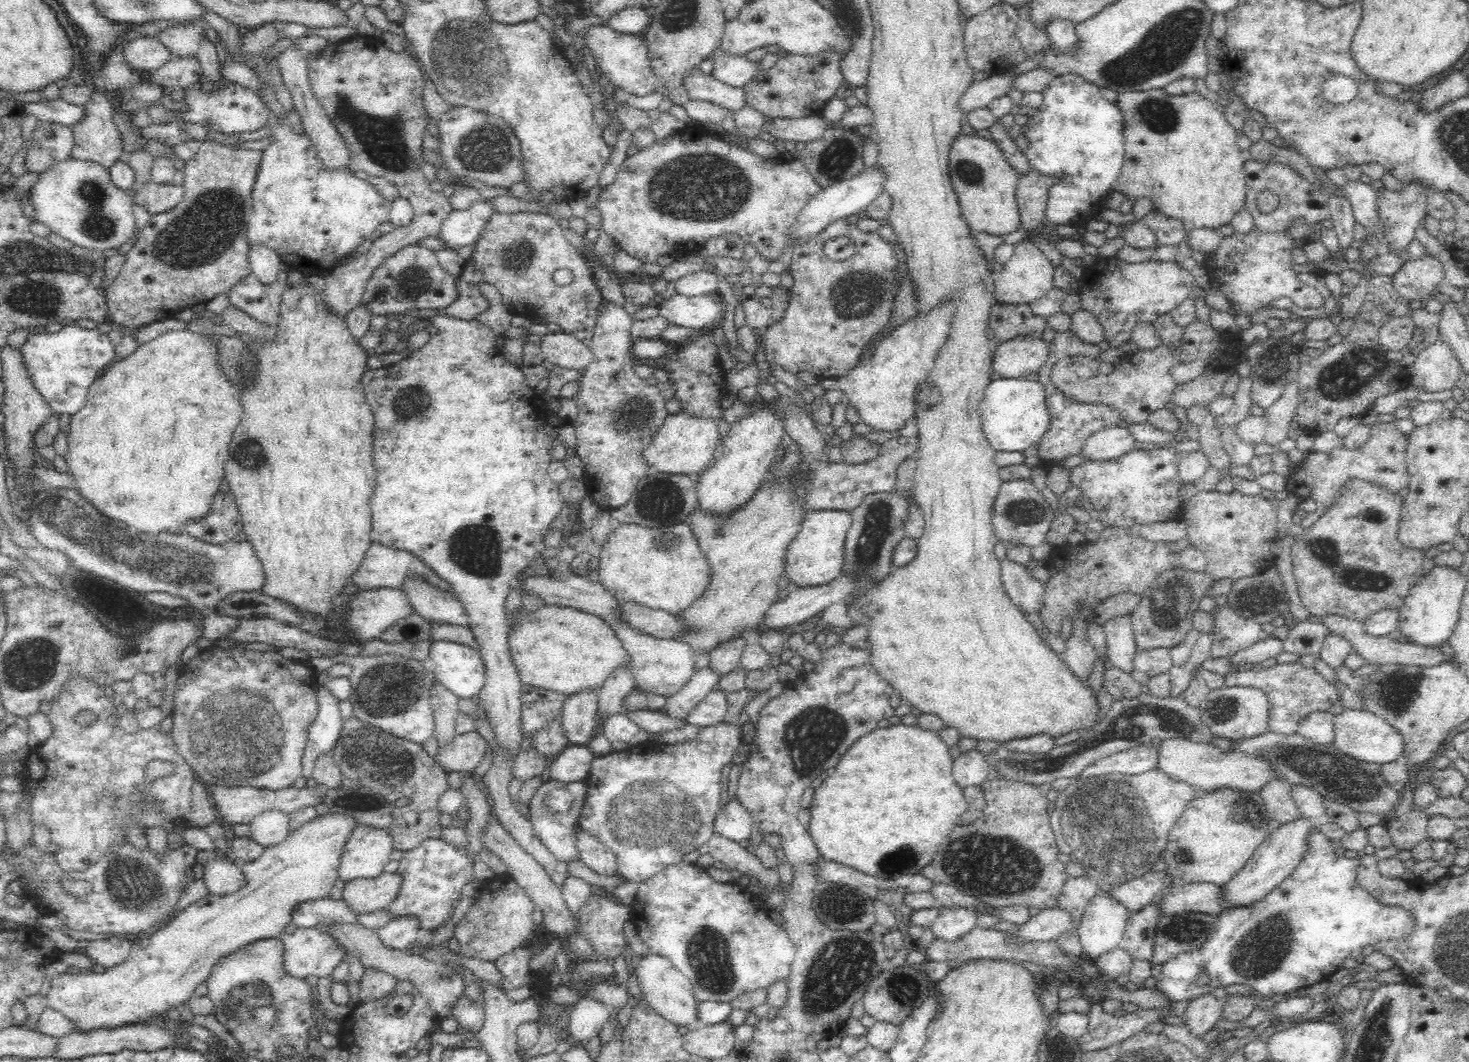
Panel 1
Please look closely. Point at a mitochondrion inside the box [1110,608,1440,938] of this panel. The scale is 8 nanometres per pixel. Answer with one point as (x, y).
(1354, 781)

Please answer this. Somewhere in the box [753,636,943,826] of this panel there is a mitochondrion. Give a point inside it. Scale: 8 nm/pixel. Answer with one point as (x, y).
(812, 736)

